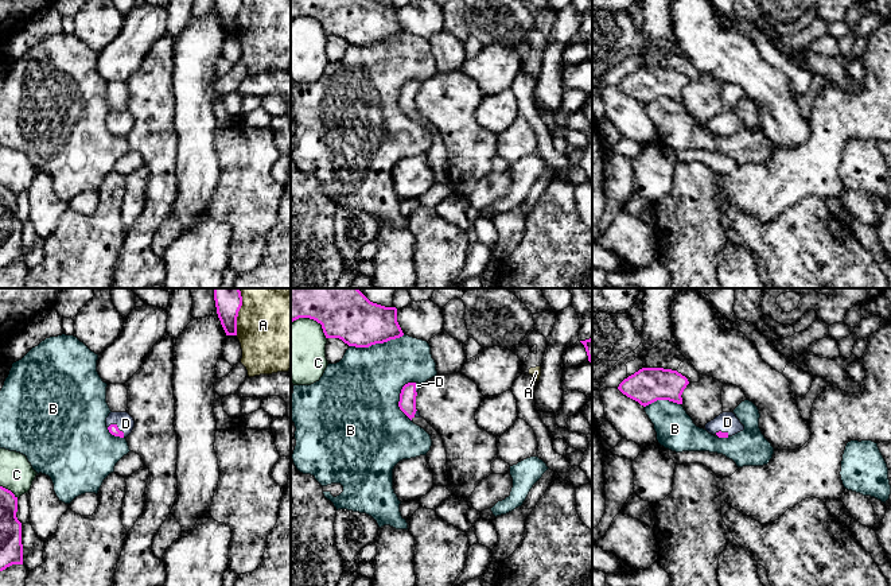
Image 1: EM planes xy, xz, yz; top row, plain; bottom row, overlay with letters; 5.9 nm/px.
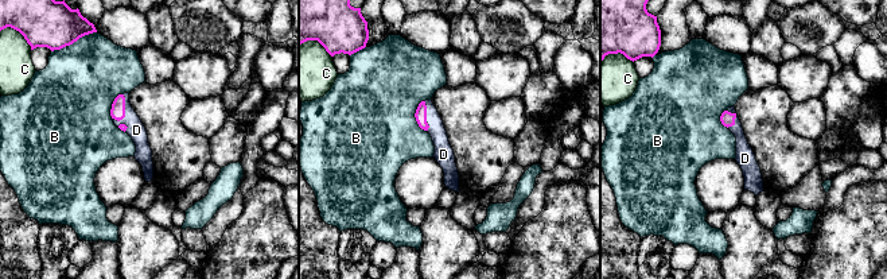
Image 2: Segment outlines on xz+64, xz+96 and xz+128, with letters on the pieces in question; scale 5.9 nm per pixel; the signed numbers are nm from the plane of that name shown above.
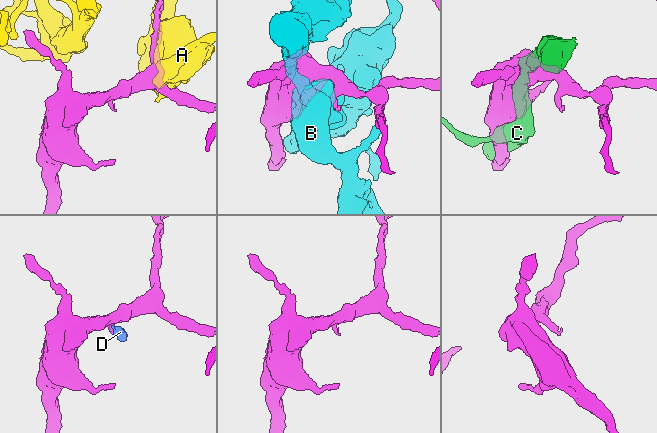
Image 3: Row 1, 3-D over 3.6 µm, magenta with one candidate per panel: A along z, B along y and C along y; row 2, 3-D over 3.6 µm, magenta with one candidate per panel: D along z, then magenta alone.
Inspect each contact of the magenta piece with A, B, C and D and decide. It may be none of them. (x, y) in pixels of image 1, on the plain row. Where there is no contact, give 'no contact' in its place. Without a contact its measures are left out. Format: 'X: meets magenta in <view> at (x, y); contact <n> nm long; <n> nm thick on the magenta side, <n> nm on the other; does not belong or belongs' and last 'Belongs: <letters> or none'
A: meets magenta in xy at (236, 16); contact 200 nm long; 130 nm thick on the magenta side, 420 nm on the other; does not belong
B: meets magenta in xz at (377, 41); contact 340 nm long; 280 nm thick on the magenta side, 420 nm on the other; does not belong
C: meets magenta in xz at (312, 16); contact 240 nm long; 260 nm thick on the magenta side, 360 nm on the other; does not belong
D: meets magenta in xy at (117, 125); contact 120 nm long; 60 nm thick on the magenta side, 110 nm on the other; belongs
Belongs: D

